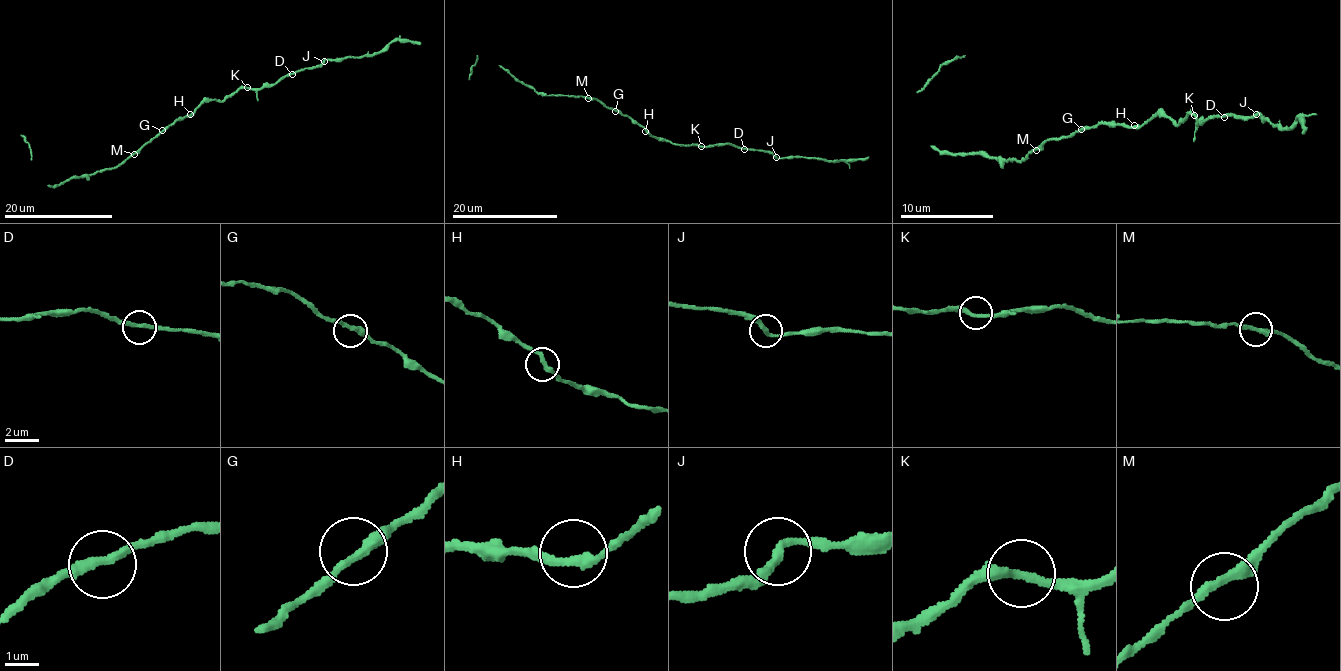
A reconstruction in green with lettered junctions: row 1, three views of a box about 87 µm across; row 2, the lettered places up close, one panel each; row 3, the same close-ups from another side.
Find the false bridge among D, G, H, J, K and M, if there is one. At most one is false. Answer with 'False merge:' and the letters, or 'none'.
False merge: none

